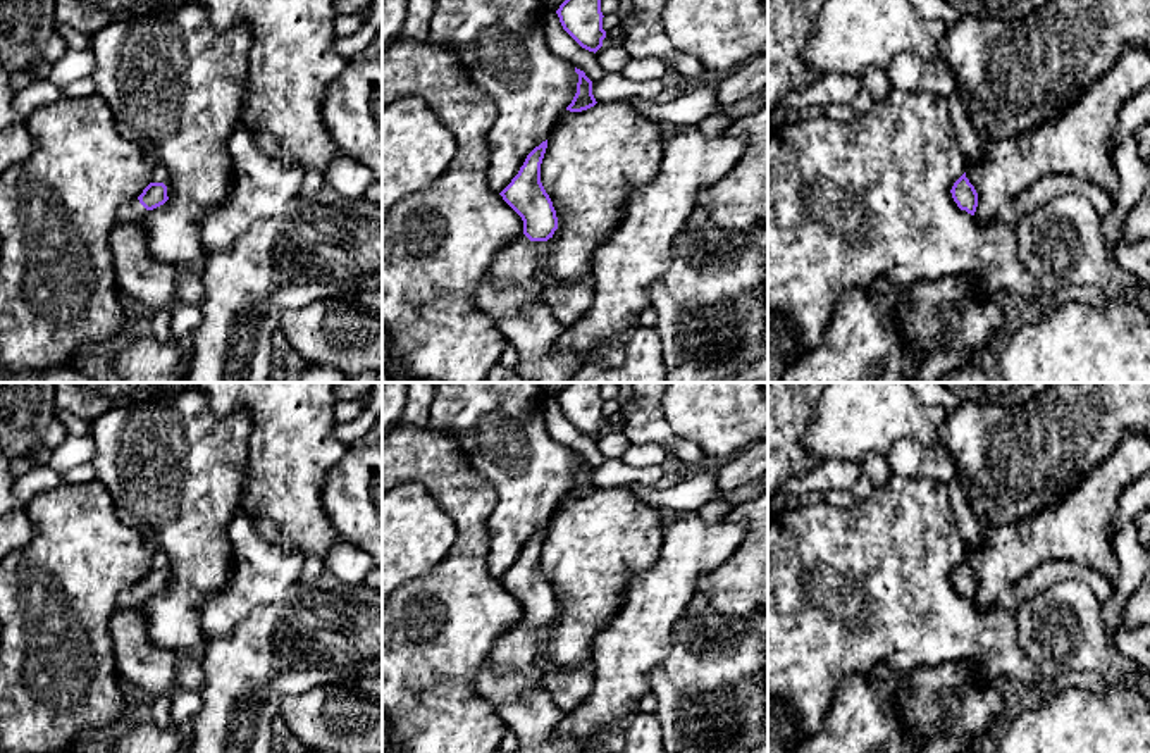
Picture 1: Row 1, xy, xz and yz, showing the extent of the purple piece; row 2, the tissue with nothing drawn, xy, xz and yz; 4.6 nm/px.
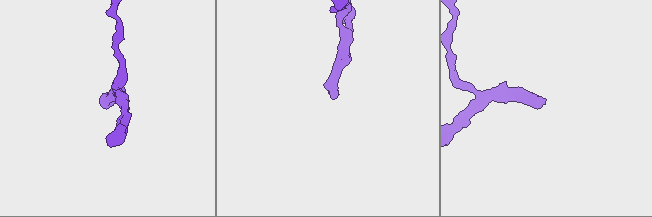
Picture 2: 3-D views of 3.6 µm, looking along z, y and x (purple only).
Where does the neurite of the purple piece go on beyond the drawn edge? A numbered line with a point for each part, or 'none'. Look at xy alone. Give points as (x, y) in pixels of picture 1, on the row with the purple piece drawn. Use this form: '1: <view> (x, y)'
1: xy (133, 212)

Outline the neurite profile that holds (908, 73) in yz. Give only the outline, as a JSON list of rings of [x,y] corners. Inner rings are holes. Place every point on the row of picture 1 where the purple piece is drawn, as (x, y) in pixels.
[[[899,53],[887,67],[888,83],[902,91],[926,91],[950,96],[955,91],[955,76],[940,59],[921,60],[914,53]]]

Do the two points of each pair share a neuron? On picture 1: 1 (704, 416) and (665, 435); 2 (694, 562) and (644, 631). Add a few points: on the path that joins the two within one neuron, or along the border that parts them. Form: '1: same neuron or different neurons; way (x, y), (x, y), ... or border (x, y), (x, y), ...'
1: different neurons; border (661, 400), (665, 421), (675, 435)
2: same neuron; way (677, 579), (651, 605), (648, 614)

